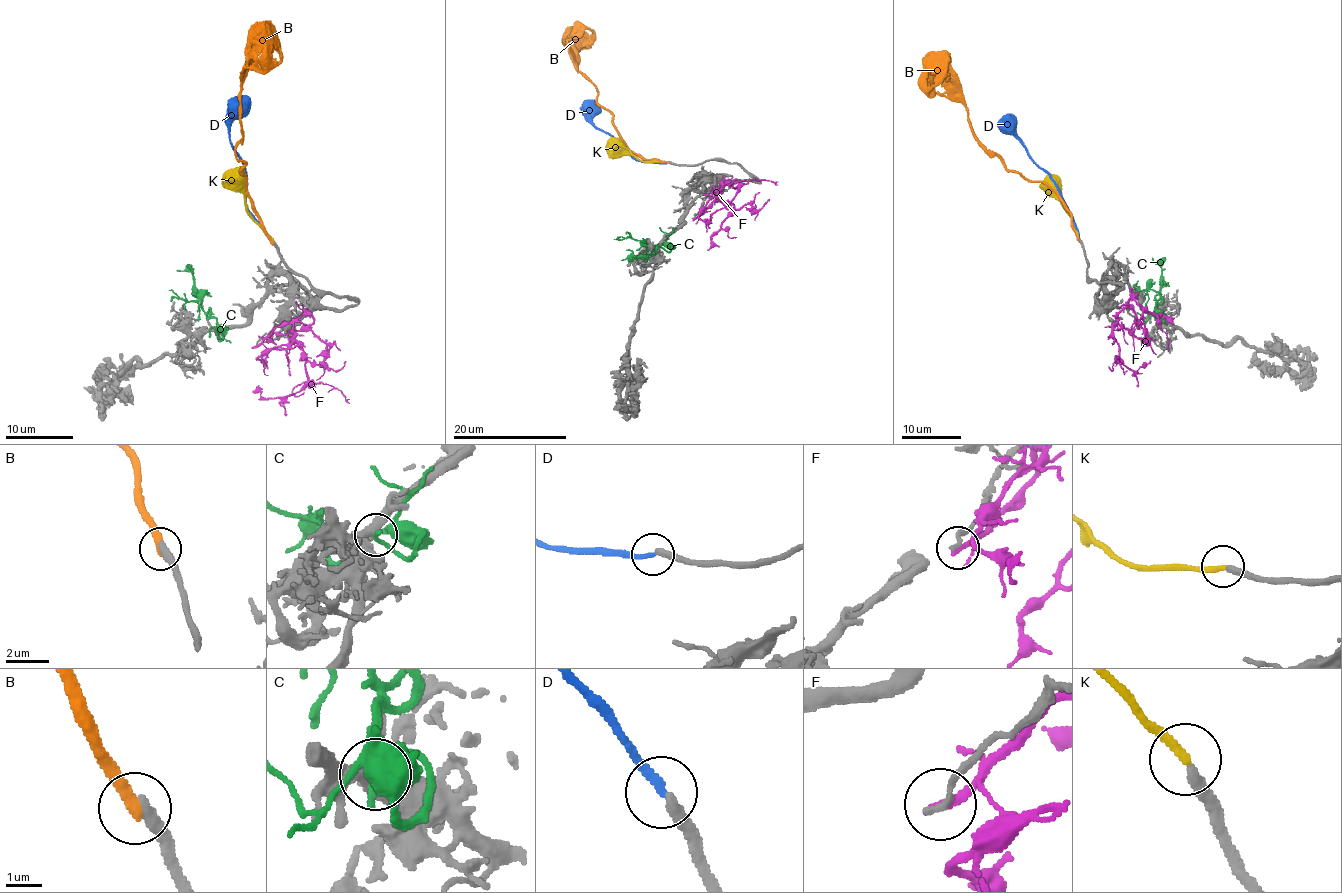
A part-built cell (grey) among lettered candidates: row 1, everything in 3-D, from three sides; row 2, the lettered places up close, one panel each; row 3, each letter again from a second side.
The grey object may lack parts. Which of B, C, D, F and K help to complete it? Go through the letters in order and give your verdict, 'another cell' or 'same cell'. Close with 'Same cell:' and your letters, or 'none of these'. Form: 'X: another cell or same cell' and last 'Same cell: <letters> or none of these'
B: same cell
C: another cell
D: another cell
F: another cell
K: another cell
Same cell: B

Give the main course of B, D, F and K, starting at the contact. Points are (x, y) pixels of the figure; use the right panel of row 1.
B: (1077, 239), (1072, 214), (1059, 195), (1010, 171), (976, 137), (968, 109), (927, 93), (932, 85)
D: (1079, 236), (1054, 179), (1032, 161), (1004, 115)
F: (1138, 328), (1136, 323), (1129, 329), (1115, 326), (1119, 357), (1136, 372), (1151, 360)
K: (1077, 236), (1072, 216), (1061, 202), (1058, 184), (1046, 179)

